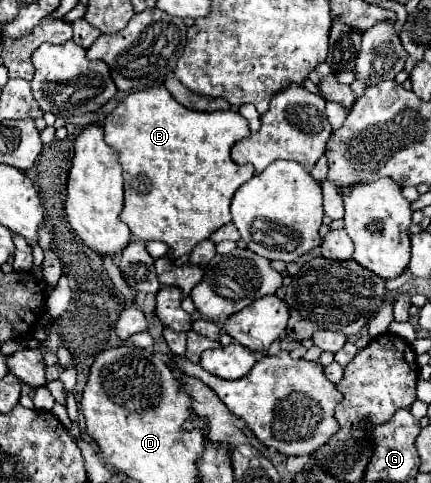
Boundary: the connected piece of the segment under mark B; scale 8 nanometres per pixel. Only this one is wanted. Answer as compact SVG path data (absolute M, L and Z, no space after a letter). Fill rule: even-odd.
M164 85L130 93L104 119L104 141L118 153L124 175L124 209L120 219L130 227L132 237L142 241L166 243L174 257L182 257L200 241L208 239L216 229L226 225L230 215L230 201L236 189L255 174L251 164L236 165L230 159L230 149L240 139L248 137L246 119L236 111L198 113L182 107Z

